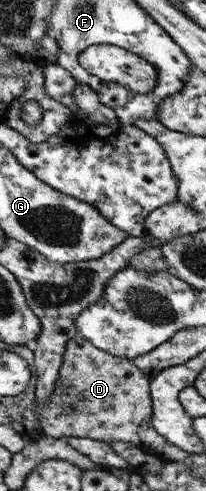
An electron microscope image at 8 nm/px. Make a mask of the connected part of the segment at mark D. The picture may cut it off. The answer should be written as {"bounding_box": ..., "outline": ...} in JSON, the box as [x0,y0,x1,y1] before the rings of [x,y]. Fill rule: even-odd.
{"bounding_box":[35,335,190,462],"outline":[[[83,335],[68,341],[66,350],[51,400],[49,403],[35,401],[42,433],[55,438],[88,437],[108,443],[130,442],[143,452],[152,453],[168,462],[190,457],[187,450],[168,441],[152,424],[151,378],[139,366],[128,358],[107,353]],[[60,381],[66,385],[60,385]]]}

